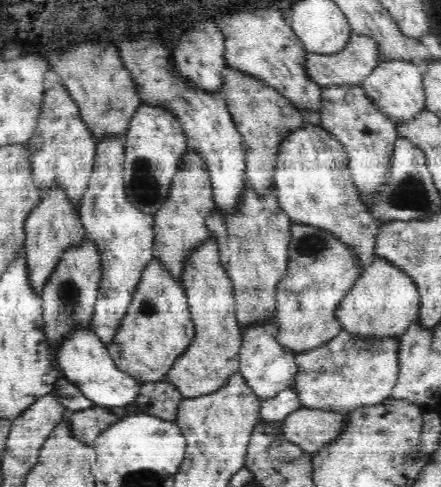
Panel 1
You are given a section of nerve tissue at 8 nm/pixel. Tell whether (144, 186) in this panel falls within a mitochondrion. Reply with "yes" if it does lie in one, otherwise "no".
yes

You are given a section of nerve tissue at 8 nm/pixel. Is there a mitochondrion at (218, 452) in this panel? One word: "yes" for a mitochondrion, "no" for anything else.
no

